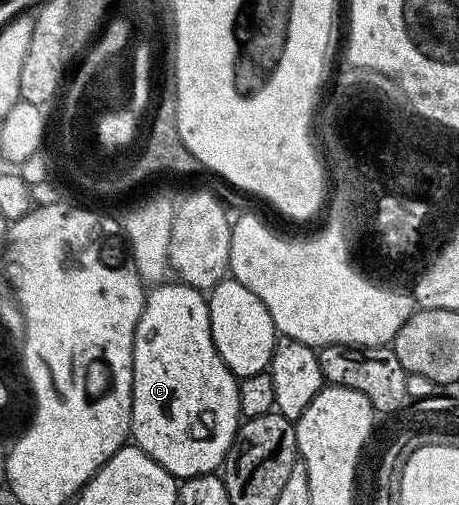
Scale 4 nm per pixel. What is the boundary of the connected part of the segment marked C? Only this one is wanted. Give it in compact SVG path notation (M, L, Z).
M162 283L148 290L141 318L133 332L133 427L131 437L137 448L145 452L151 459L155 459L155 463L162 465L172 477L184 479L204 473L217 473L224 466L225 456L228 455L229 449L233 445L237 426L241 424L243 418L239 411L238 378L234 377L232 371L227 367L227 363L223 363L223 359L211 339L211 319L209 318L209 302L206 294L202 290L193 289L184 283L169 284Z

